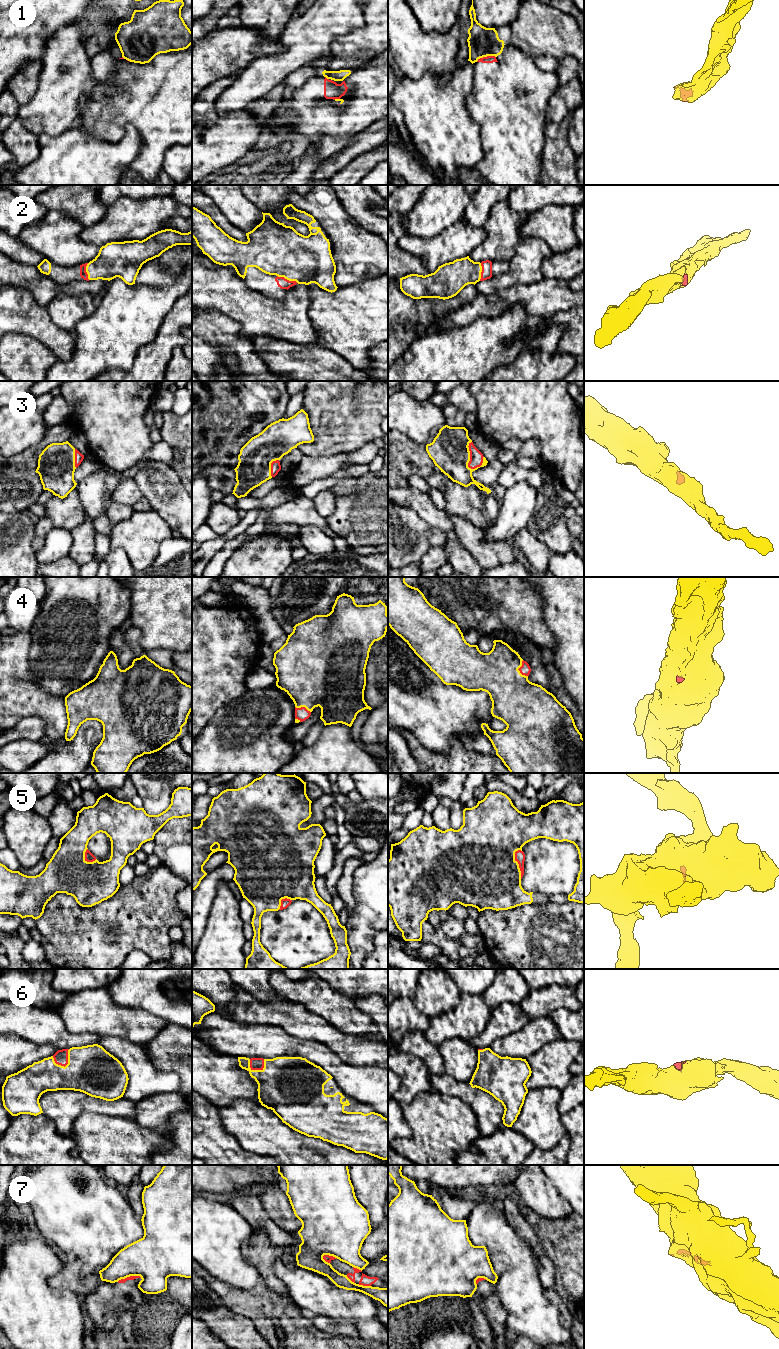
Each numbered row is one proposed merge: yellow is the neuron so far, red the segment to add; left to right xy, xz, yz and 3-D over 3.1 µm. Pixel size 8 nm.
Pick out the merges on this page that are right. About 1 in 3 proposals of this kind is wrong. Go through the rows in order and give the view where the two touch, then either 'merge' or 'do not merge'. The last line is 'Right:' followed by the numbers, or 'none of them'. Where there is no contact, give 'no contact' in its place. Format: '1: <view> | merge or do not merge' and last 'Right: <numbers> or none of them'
1: yz | do not merge
2: xz | merge
3: yz | merge
4: yz | merge
5: yz | merge
6: xy | merge
7: xy | do not merge
Right: 2, 3, 4, 5, 6

